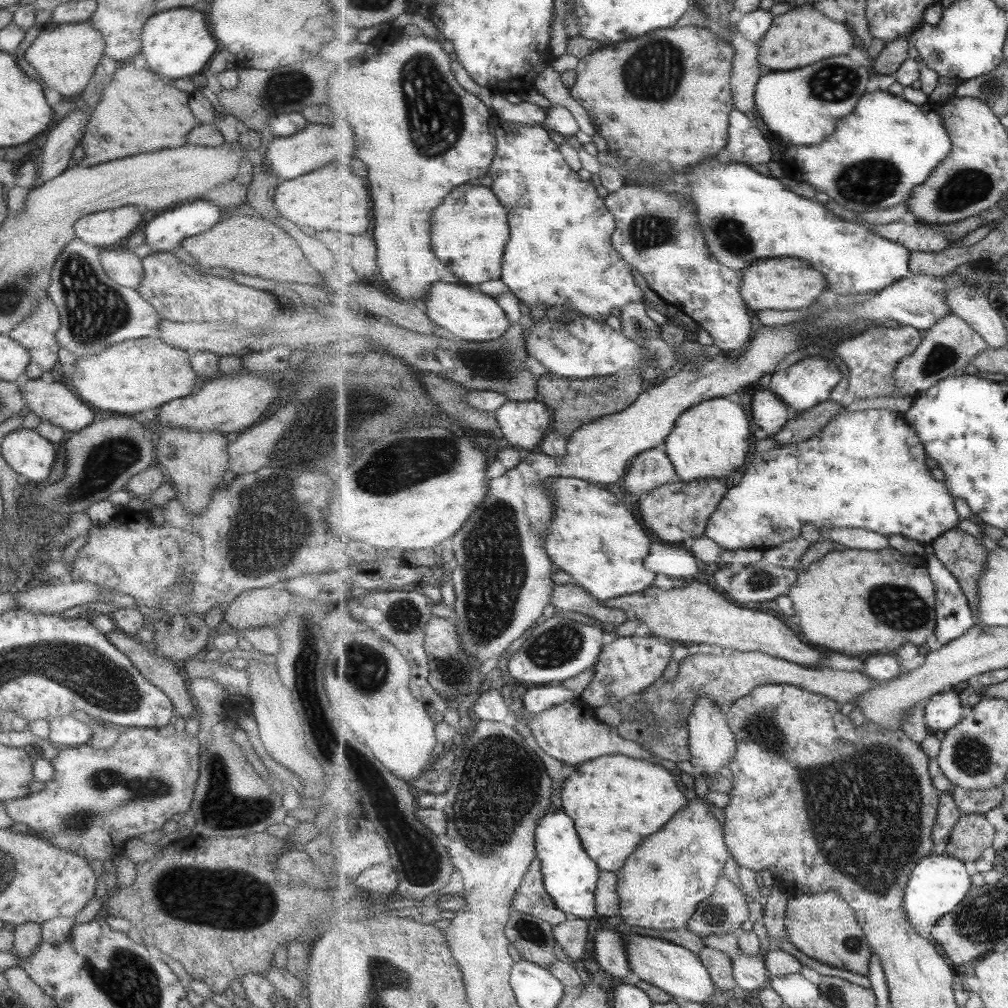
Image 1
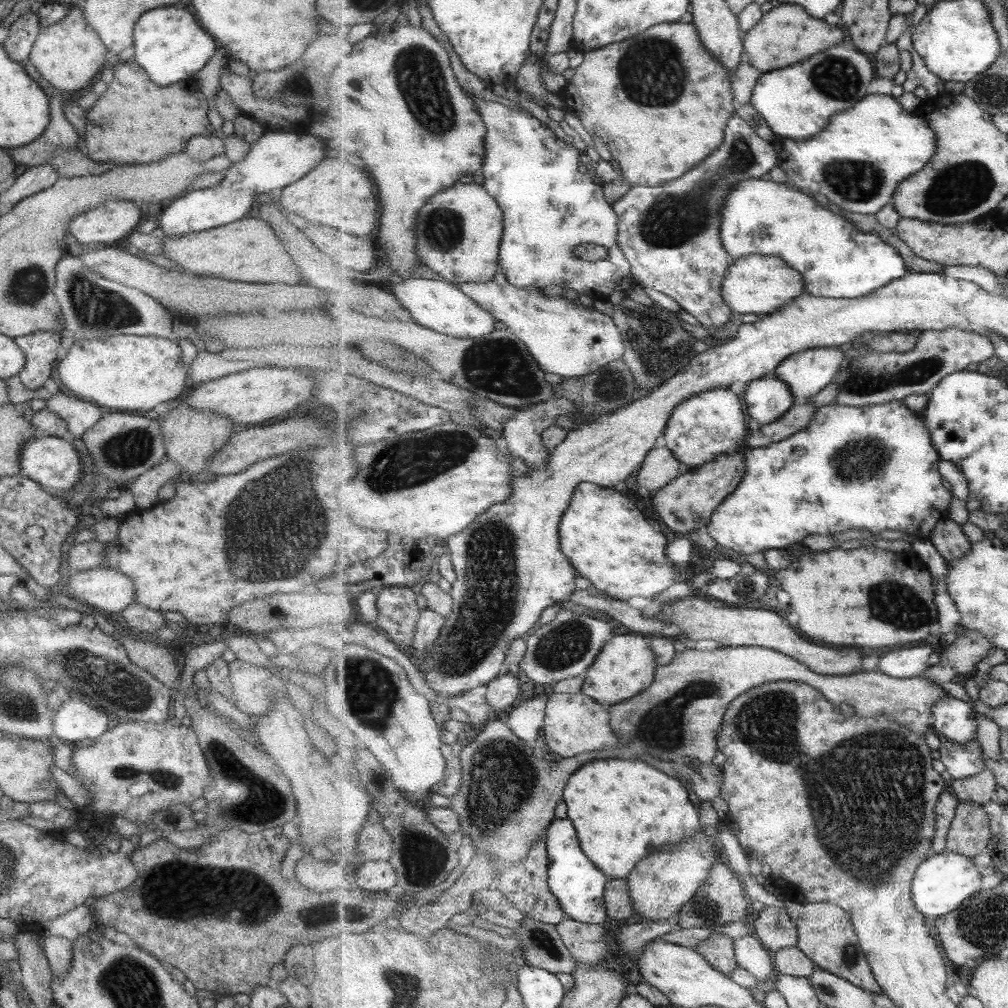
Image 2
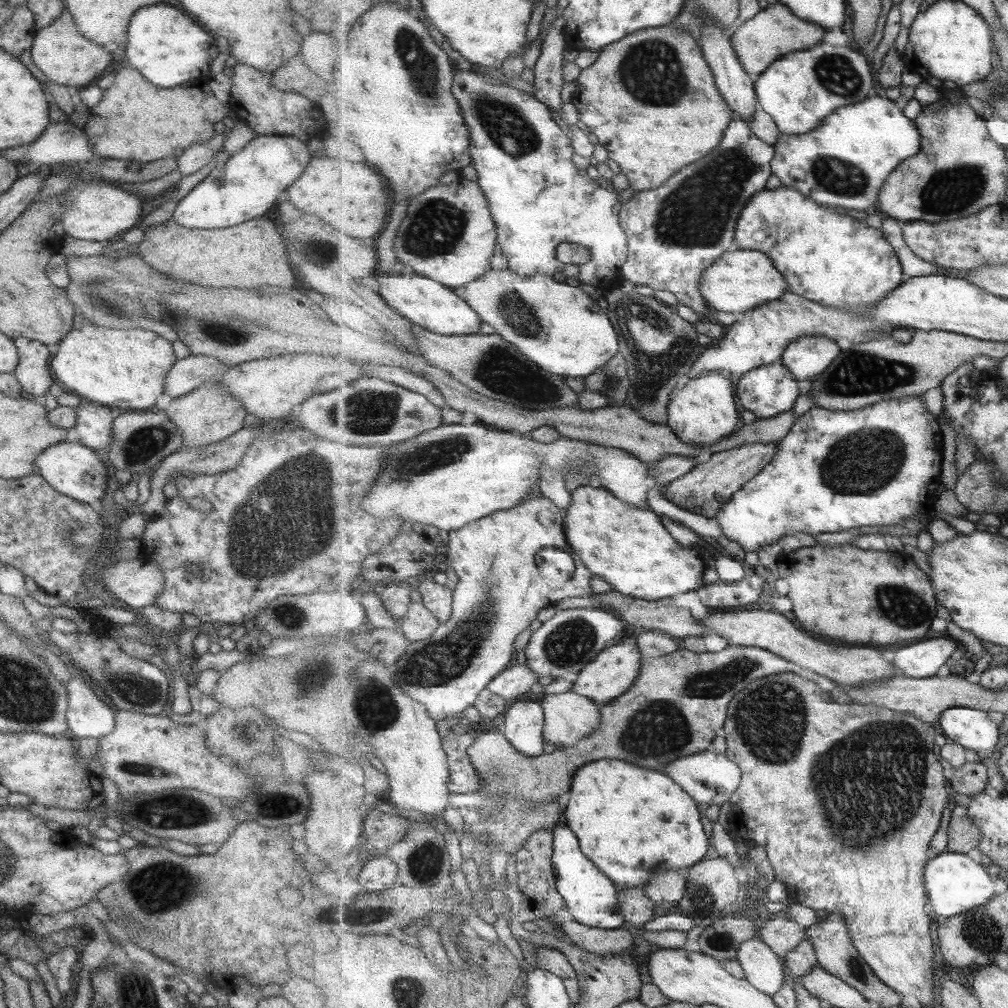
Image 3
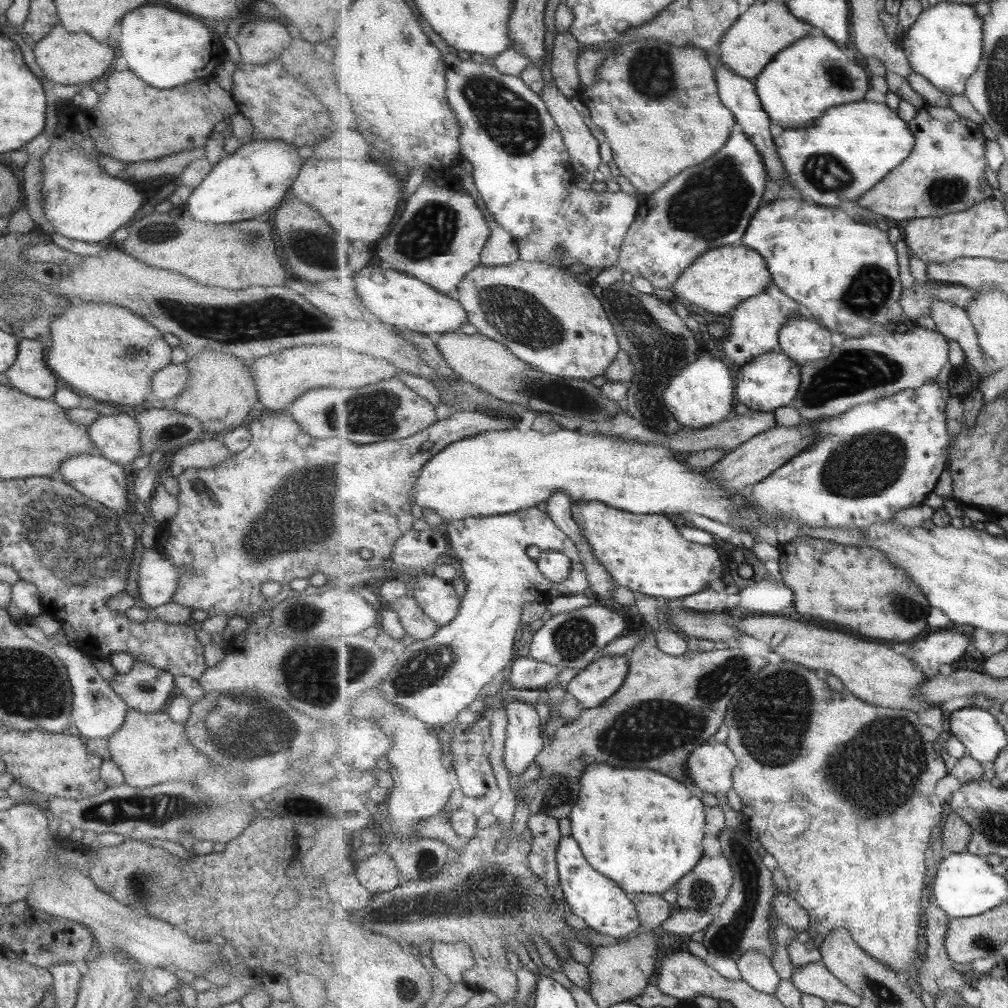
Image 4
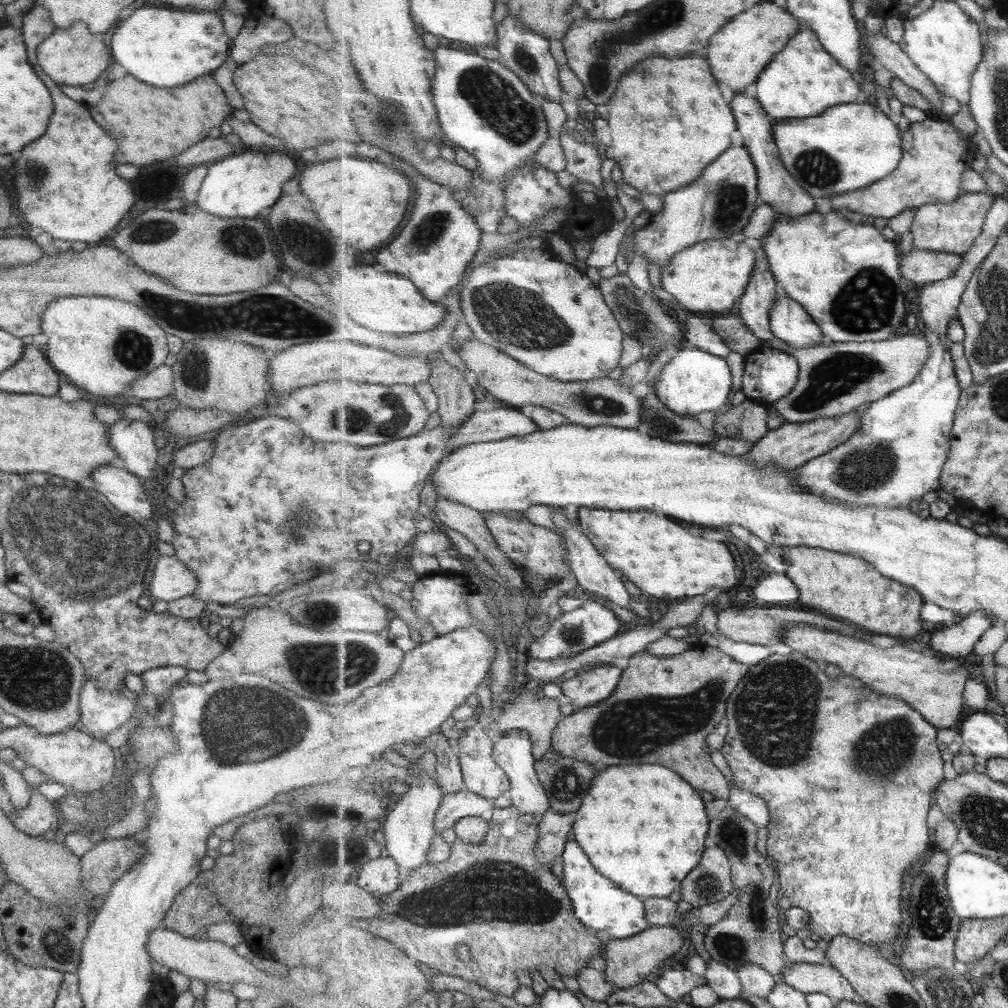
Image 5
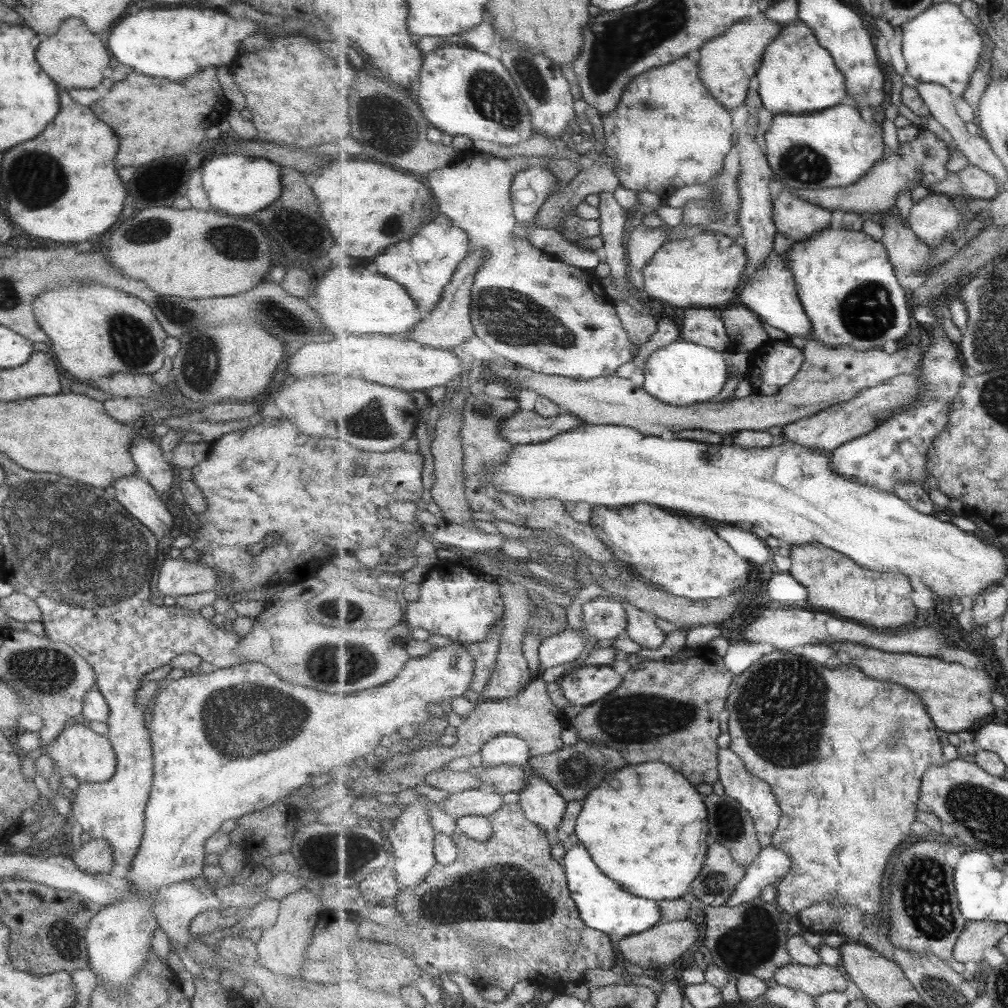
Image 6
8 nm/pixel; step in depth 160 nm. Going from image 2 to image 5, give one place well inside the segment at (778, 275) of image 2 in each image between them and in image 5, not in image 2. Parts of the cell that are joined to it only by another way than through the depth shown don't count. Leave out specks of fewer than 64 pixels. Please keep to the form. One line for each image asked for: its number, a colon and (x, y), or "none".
3: (740, 281)
4: (719, 281)
5: (711, 276)

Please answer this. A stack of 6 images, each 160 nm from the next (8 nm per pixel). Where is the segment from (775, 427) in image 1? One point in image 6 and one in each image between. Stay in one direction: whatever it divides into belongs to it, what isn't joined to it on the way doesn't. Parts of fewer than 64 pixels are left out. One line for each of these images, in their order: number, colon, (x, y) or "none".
2: (767, 400)
3: (770, 390)
4: (772, 380)
5: (770, 374)
6: (775, 364)

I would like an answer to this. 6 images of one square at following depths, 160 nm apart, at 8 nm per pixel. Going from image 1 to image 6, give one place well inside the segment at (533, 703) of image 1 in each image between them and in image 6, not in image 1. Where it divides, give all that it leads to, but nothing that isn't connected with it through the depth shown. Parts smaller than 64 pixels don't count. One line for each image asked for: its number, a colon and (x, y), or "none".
2: (526, 719)
3: (524, 721)
4: (525, 742)
5: (514, 750)
6: (542, 803)

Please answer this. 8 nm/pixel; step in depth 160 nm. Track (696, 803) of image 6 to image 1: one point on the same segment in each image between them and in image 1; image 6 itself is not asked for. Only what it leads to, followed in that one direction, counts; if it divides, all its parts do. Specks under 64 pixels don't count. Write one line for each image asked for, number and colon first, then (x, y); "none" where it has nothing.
1: (617, 802)
2: (621, 809)
3: (634, 822)
4: (646, 831)
5: (644, 827)

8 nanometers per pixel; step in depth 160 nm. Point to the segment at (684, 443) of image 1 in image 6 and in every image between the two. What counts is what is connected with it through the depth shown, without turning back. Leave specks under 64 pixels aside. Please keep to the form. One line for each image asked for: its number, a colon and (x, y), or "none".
2: (711, 423)
3: (703, 411)
4: (704, 393)
5: (694, 381)
6: (683, 373)

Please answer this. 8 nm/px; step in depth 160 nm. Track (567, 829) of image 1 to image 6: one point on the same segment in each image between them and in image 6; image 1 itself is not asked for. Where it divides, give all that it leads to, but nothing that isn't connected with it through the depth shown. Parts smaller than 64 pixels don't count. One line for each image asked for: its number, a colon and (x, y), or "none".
2: (579, 884)
3: (591, 897)
4: (599, 900)
5: (599, 903)
6: (605, 905)

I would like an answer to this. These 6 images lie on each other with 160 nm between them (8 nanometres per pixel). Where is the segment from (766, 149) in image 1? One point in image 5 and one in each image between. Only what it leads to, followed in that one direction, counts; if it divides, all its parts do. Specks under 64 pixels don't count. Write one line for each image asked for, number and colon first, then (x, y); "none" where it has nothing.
2: (671, 235)
3: (676, 232)
4: (710, 206)
5: (720, 205)

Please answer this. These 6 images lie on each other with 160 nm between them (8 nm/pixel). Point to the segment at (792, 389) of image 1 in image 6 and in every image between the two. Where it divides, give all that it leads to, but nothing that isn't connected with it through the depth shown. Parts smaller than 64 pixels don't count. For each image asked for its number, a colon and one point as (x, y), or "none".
2: (807, 373)
3: (808, 358)
4: (803, 338)
5: (791, 323)
6: (772, 294)

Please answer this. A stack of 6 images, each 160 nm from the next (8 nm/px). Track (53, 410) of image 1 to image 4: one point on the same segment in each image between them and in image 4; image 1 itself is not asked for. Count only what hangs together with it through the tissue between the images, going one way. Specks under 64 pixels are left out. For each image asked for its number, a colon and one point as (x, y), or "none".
2: (79, 415)
3: (93, 423)
4: (115, 436)

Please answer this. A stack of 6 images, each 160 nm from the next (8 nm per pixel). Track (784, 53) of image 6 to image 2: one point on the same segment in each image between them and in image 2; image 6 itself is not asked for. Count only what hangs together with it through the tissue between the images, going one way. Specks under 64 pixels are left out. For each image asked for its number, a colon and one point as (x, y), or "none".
2: (798, 103)
3: (801, 90)
4: (802, 83)
5: (804, 80)

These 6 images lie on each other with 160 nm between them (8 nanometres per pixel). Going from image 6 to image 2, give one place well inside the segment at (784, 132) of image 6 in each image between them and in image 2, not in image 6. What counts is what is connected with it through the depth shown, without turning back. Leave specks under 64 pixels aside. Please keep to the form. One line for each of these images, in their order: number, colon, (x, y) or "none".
2: (859, 160)
3: (846, 161)
4: (848, 151)
5: (851, 146)

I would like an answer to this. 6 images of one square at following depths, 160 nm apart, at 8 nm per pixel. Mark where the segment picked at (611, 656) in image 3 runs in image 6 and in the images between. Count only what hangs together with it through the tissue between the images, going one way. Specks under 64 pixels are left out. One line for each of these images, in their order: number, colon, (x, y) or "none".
4: (593, 686)
5: (594, 685)
6: (583, 686)

